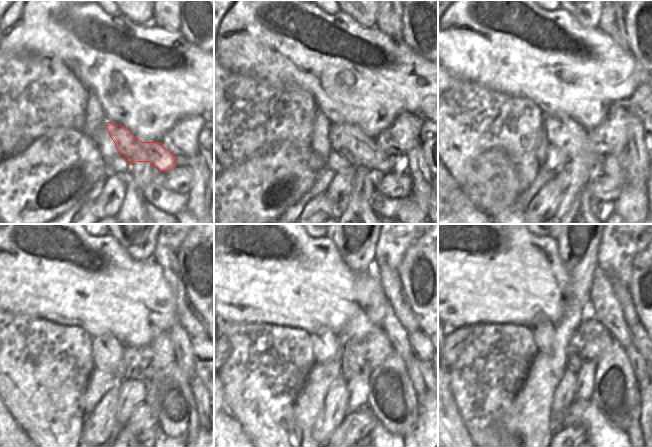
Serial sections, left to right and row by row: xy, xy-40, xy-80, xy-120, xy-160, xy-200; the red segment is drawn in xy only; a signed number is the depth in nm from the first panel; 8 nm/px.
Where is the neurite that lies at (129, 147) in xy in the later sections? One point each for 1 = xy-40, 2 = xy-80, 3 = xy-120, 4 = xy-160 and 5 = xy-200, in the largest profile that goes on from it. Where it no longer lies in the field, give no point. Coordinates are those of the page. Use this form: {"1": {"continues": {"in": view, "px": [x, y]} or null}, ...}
{"1": {"continues": {"in": "xy-40", "px": [359, 149]}}, "2": {"continues": {"in": "xy-80", "px": [562, 132]}}, "3": {"continues": {"in": "xy-120", "px": [107, 352]}}, "4": {"continues": {"in": "xy-160", "px": [326, 345]}}, "5": {"continues": {"in": "xy-200", "px": [543, 331]}}}

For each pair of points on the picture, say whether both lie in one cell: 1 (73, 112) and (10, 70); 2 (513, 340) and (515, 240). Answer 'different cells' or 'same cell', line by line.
1: same cell
2: different cells

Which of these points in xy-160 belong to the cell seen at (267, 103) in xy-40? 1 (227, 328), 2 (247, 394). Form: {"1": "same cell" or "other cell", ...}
{"1": "same cell", "2": "same cell"}

